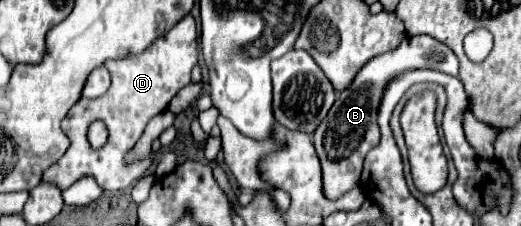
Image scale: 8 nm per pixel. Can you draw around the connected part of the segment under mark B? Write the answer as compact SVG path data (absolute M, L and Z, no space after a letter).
M420 35L420 37L404 39L396 49L374 57L362 67L362 71L356 75L352 85L340 93L340 97L334 101L332 109L328 111L328 117L318 125L318 131L314 131L312 135L316 153L322 163L324 197L334 201L344 193L348 193L350 189L358 187L362 161L366 153L380 139L376 117L378 117L378 105L382 101L382 91L392 77L398 77L400 73L410 69L436 69L448 75L458 75L458 57L444 43Z

